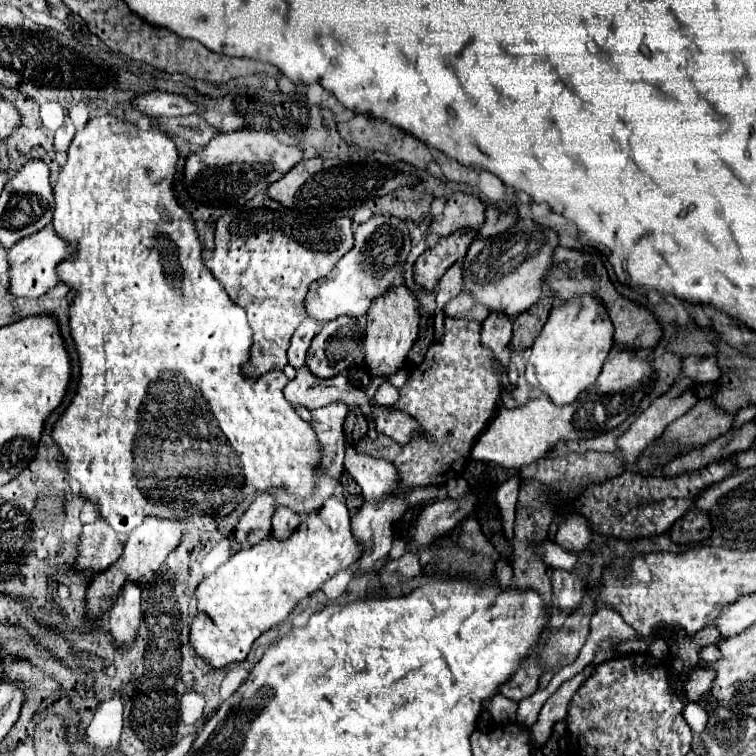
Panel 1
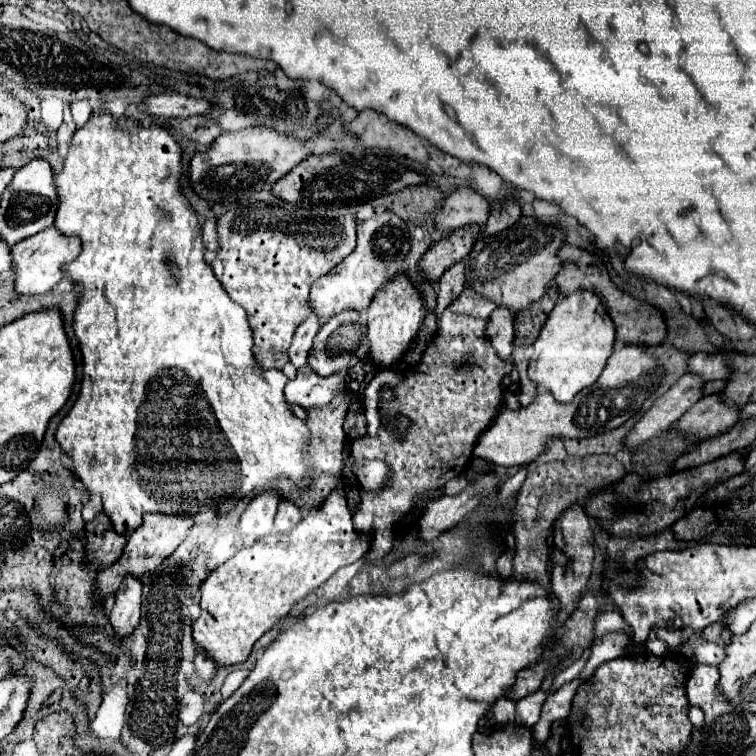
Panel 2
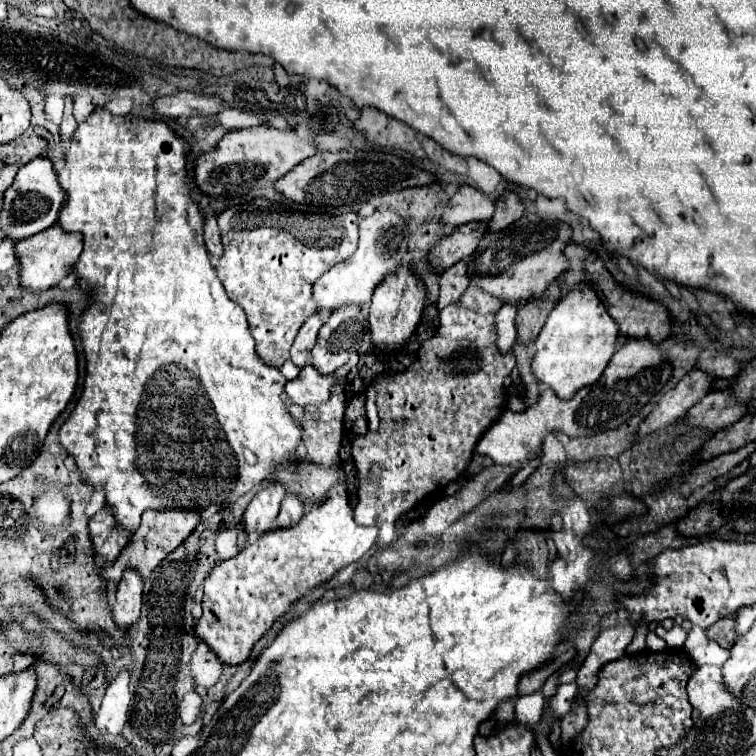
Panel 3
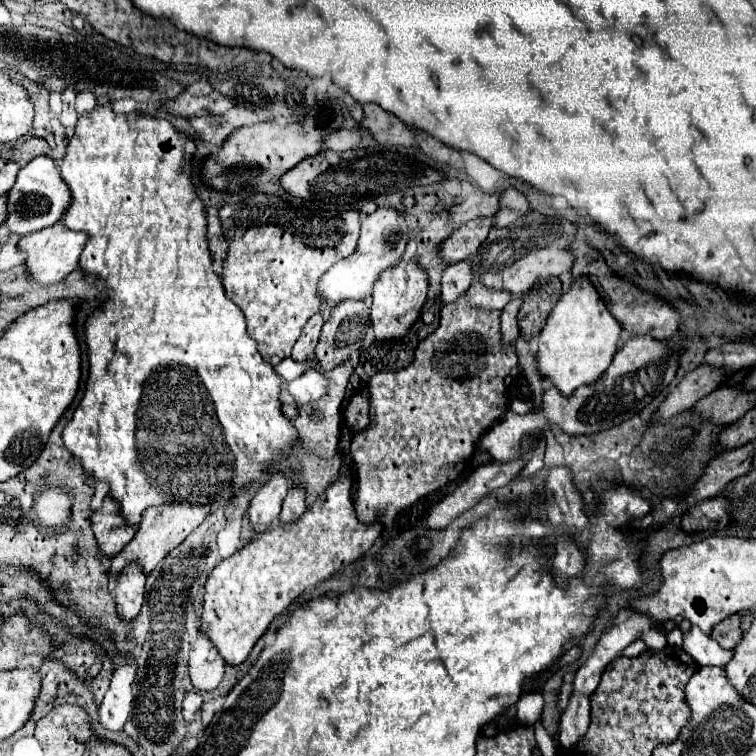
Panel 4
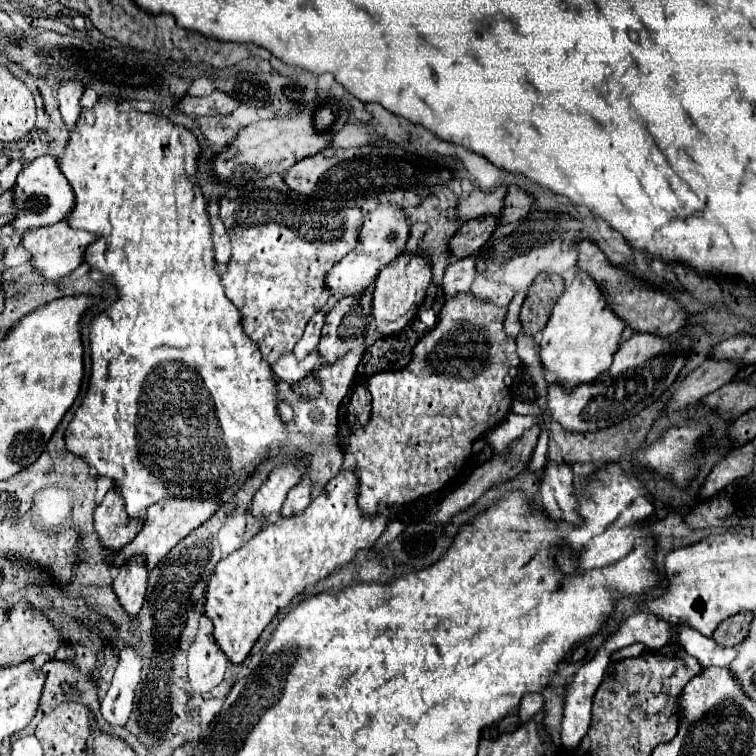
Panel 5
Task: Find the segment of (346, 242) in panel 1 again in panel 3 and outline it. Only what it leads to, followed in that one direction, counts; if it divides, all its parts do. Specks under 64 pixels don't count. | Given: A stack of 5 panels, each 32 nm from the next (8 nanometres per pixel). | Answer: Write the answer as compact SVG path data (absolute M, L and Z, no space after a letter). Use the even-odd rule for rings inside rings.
M254 198L242 206L226 208L218 216L218 226L222 232L224 254L218 262L218 278L226 288L230 300L234 300L248 314L248 328L256 340L258 356L270 366L282 366L290 358L290 346L306 322L318 308L312 286L314 282L330 270L340 260L346 260L358 242L358 214L340 212L328 206L302 206L292 200L272 202L266 198Z

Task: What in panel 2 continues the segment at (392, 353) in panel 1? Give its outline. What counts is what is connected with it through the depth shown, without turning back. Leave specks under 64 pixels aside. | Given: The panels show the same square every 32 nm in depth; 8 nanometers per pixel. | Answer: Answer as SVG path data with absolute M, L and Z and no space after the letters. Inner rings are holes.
M400 274L398 278L388 280L372 298L368 306L368 356L382 366L390 366L402 358L402 354L408 350L412 338L416 336L422 320L424 320L424 300L422 292L416 290L414 282Z

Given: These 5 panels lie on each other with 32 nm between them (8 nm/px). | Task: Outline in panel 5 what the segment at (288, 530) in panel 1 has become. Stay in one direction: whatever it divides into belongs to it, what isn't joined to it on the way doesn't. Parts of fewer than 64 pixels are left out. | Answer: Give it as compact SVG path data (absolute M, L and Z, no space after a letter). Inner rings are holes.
M302 478L294 488L290 488L290 492L284 500L284 506L282 506L282 514L296 516L296 514L304 512L304 508L308 508L308 504L310 504L310 496L312 496L312 480Z

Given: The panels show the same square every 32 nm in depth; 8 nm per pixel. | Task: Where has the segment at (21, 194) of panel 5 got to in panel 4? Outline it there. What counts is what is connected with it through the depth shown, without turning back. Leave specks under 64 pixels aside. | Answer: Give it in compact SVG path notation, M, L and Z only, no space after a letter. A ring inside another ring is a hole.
M38 156L32 162L28 162L18 172L16 184L12 186L8 196L10 196L8 198L10 200L8 202L8 220L4 224L18 236L24 236L24 234L30 234L40 228L48 228L48 226L56 224L72 200L70 190L50 156Z

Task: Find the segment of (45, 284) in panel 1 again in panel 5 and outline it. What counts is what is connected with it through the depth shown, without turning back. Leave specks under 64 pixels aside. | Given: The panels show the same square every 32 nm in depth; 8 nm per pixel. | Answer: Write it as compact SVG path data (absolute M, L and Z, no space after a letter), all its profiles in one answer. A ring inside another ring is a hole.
M60 220L52 226L42 226L42 228L34 228L34 230L28 230L22 238L22 246L26 250L32 252L32 264L38 268L38 272L42 276L46 276L46 280L60 280L62 276L70 274L72 270L76 270L82 260L84 260L84 252L86 248L96 240L96 236L92 232L86 232L86 230L76 230L76 228L70 228L66 220Z

